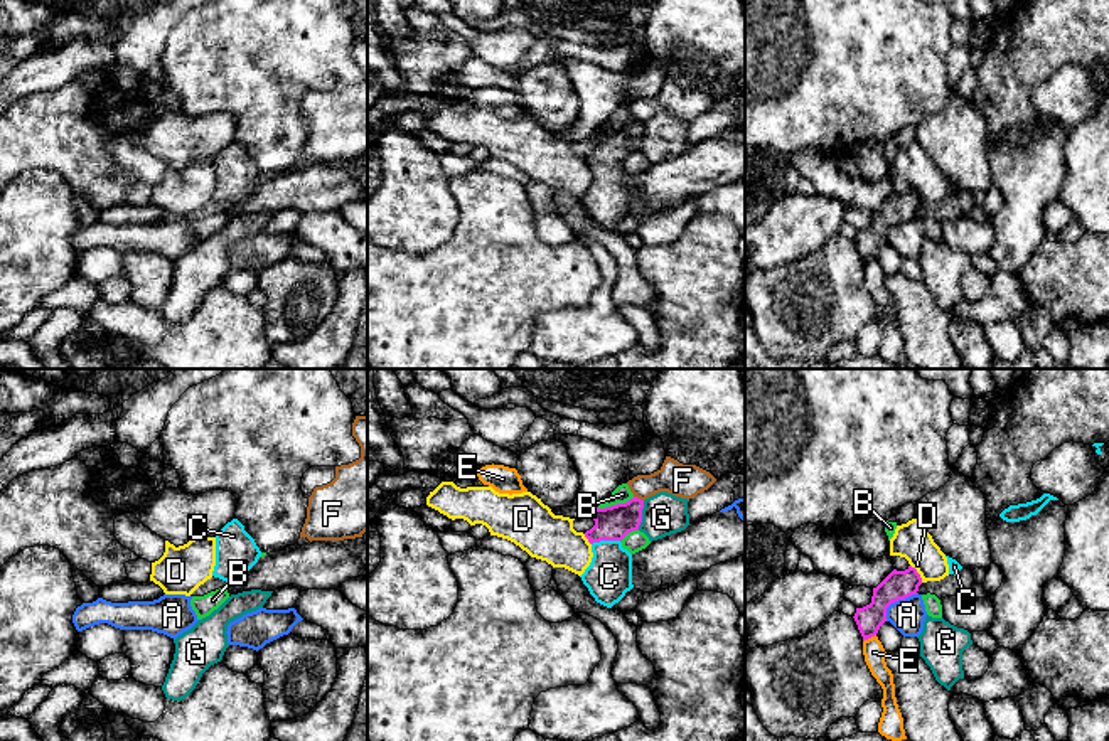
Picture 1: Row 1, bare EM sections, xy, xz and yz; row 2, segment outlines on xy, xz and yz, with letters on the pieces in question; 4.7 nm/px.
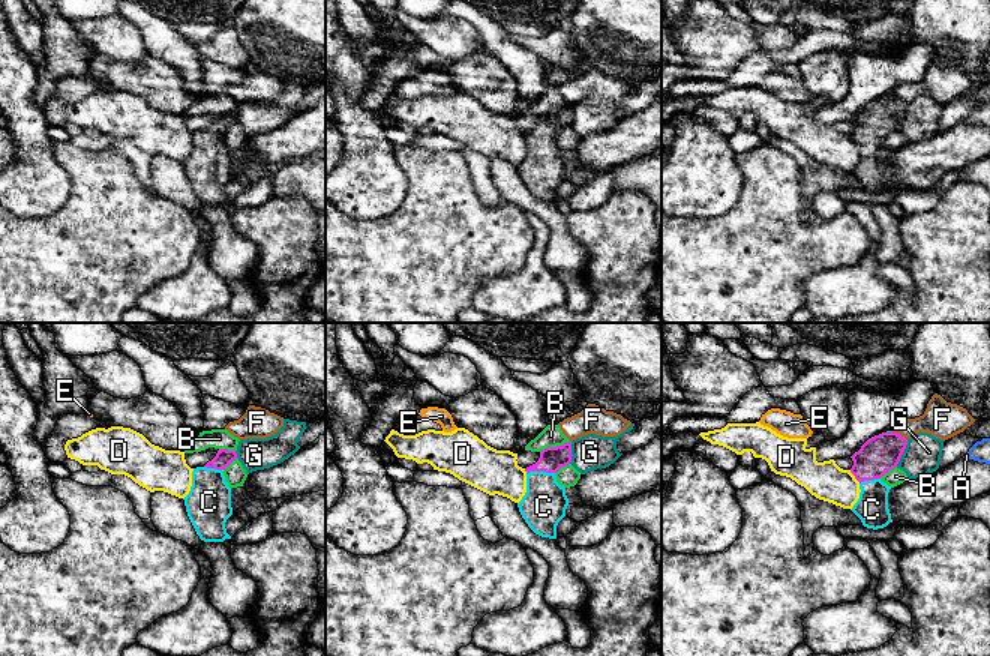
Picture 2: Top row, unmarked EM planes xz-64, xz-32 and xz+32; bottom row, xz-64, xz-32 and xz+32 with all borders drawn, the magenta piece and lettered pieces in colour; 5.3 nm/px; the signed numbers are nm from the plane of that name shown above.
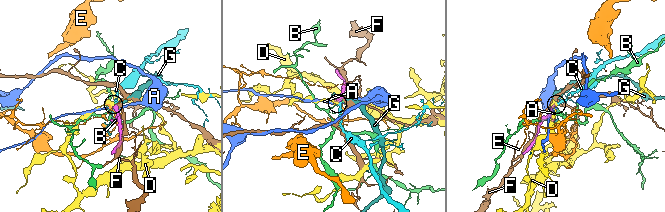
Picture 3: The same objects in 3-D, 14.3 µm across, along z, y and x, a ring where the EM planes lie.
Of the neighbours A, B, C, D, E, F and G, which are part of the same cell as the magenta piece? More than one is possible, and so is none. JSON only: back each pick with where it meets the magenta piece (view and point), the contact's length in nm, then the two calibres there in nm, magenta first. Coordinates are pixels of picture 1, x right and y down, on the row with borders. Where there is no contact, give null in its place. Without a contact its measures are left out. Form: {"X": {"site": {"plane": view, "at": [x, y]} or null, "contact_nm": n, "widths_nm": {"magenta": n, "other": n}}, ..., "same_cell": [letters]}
{"C": {"site": {"plane": "xz", "at": [605, 539]}, "contact_nm": 140, "widths_nm": {"magenta": 160, "other": 220}}, "same_cell": ["C"]}

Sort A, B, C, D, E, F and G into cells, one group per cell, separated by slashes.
A / B / C / D / E / F / G

